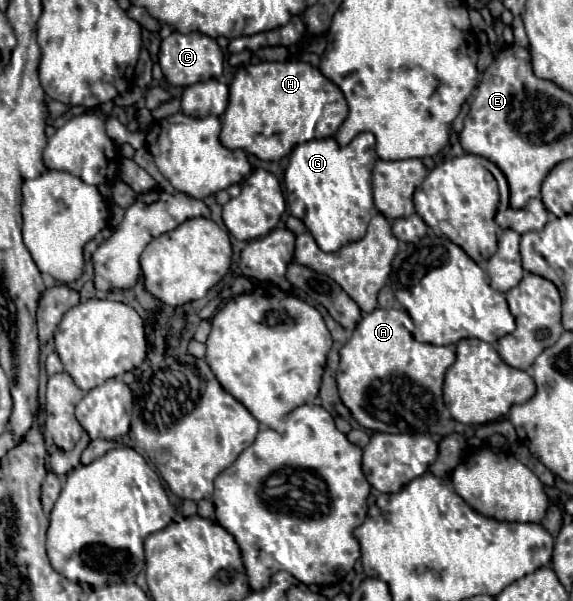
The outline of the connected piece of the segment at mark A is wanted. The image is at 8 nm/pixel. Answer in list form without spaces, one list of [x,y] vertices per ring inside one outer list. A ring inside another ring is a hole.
[[[377,307],[375,311],[363,315],[353,331],[353,337],[341,349],[341,363],[337,369],[339,395],[343,405],[351,411],[353,419],[365,429],[383,433],[427,433],[445,409],[443,377],[447,367],[455,361],[455,351],[453,347],[419,343],[410,330],[412,326],[413,321],[406,311]]]

